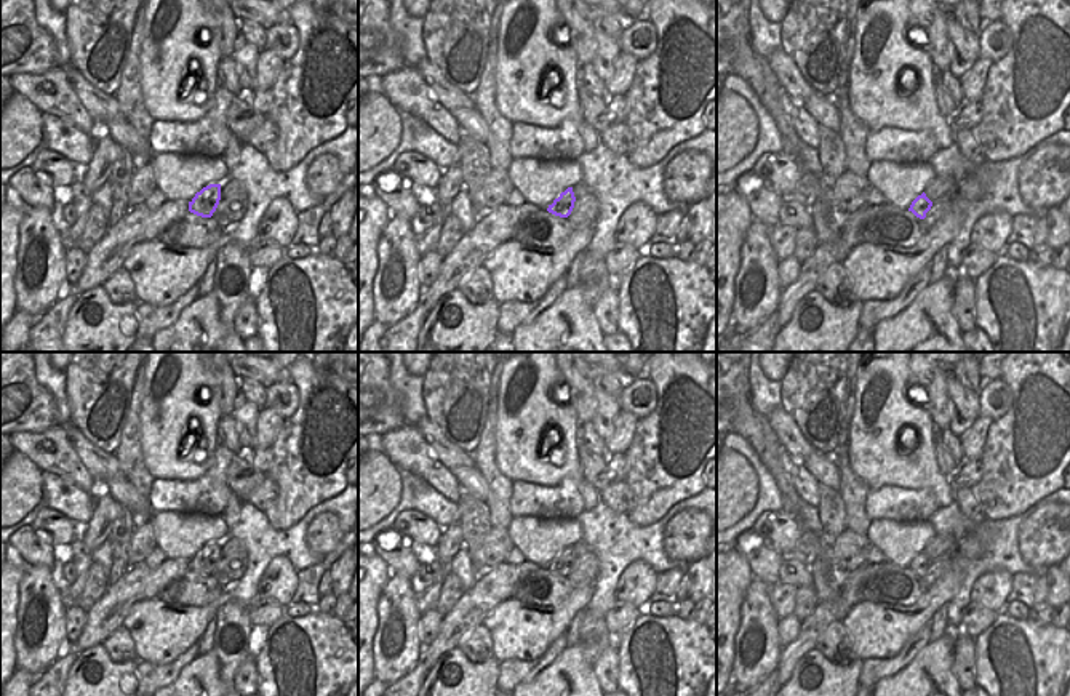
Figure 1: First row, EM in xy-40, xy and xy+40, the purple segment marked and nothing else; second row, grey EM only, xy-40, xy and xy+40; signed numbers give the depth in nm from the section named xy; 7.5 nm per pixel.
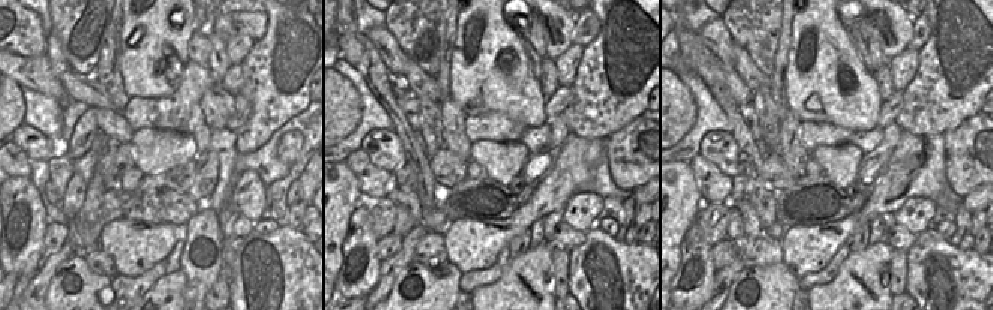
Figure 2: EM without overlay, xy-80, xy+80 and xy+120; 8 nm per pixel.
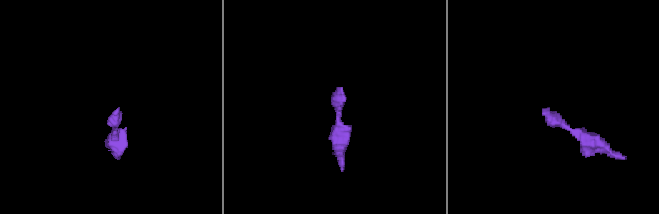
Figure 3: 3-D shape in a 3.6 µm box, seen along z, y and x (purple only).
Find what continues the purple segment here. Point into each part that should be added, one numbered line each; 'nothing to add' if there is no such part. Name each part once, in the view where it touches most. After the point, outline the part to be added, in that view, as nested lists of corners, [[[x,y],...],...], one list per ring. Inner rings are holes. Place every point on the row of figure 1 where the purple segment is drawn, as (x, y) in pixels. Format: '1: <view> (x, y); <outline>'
nothing to add

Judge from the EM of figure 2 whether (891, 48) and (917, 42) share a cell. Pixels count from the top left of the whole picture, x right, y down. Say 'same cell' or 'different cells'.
different cells

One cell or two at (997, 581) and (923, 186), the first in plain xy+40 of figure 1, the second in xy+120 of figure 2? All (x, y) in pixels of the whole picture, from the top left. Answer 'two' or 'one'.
two

